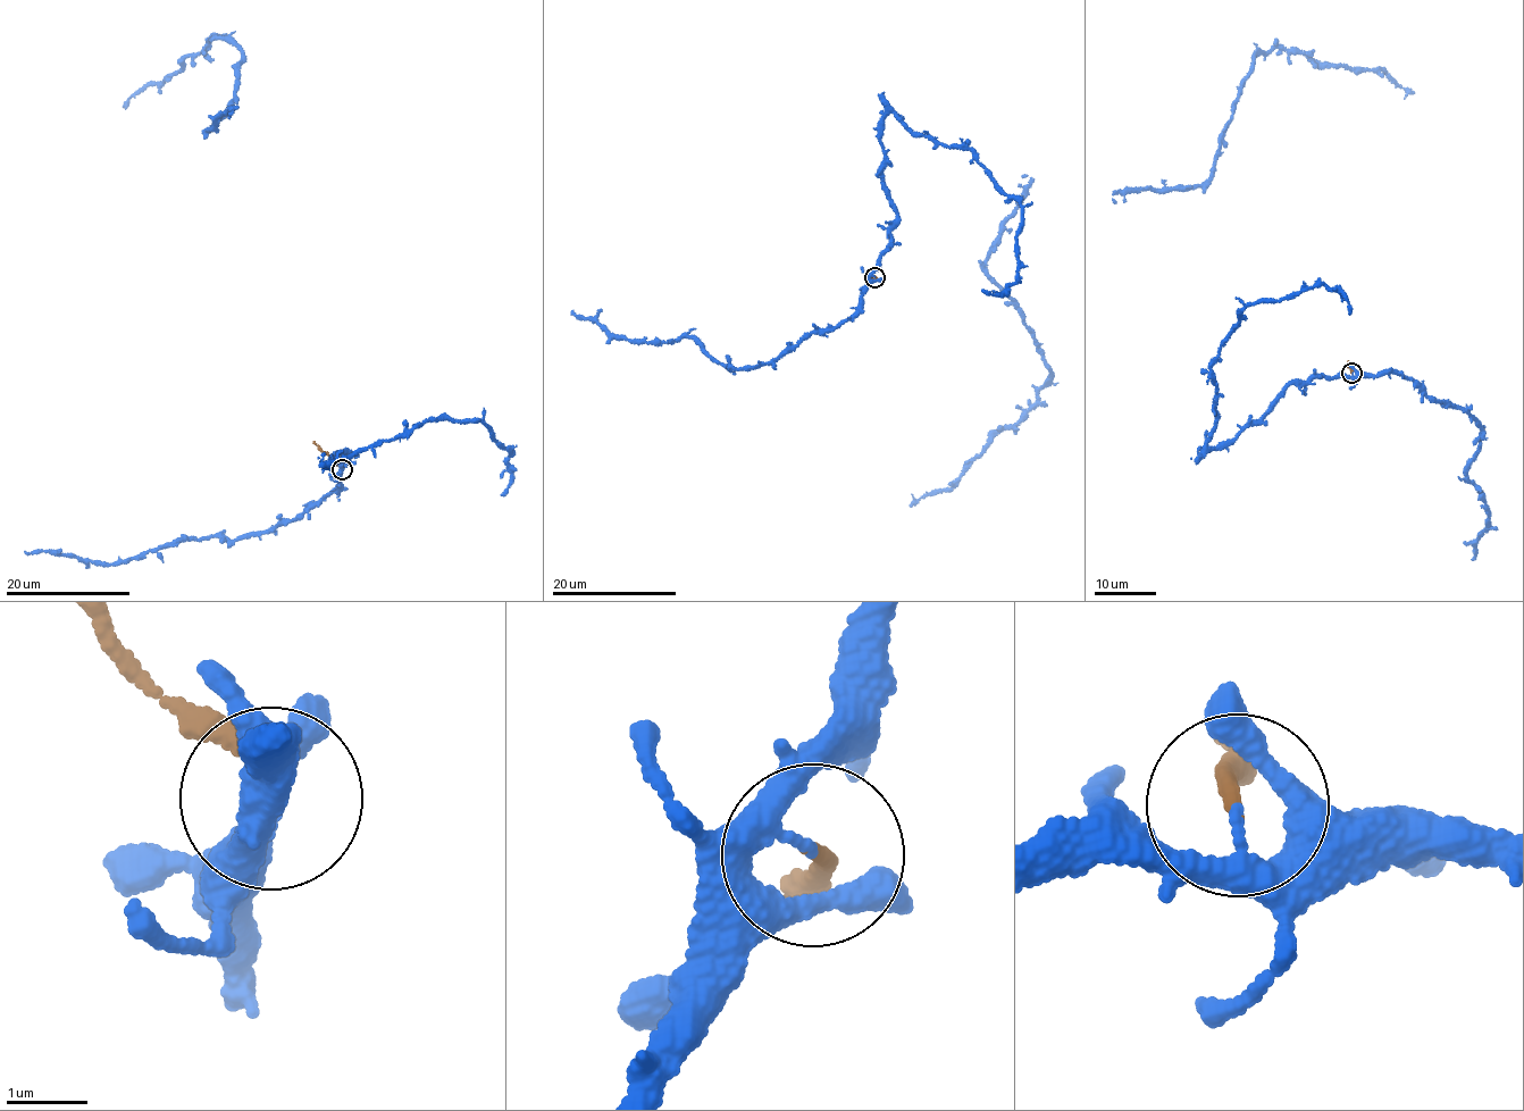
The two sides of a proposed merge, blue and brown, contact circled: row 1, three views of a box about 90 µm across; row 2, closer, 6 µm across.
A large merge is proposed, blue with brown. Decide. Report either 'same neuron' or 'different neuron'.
different neuron

